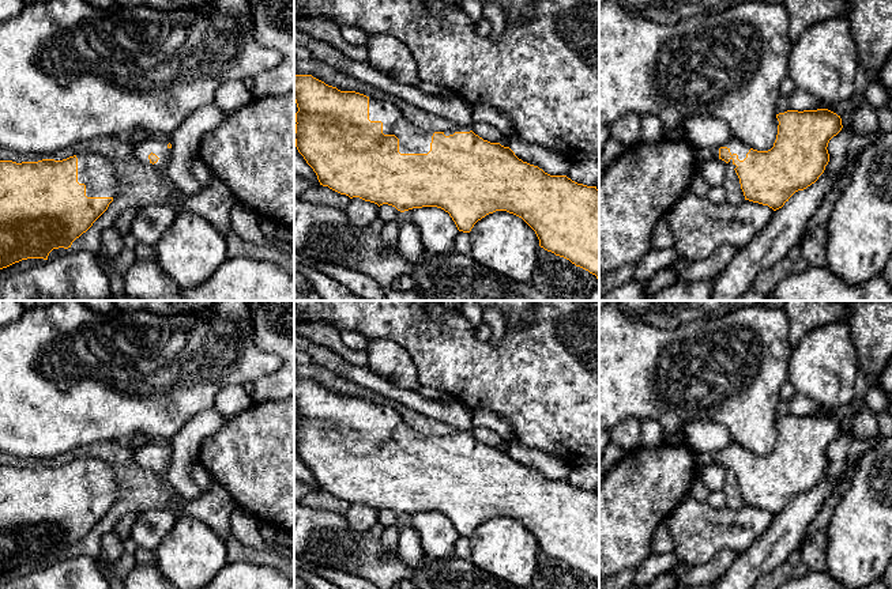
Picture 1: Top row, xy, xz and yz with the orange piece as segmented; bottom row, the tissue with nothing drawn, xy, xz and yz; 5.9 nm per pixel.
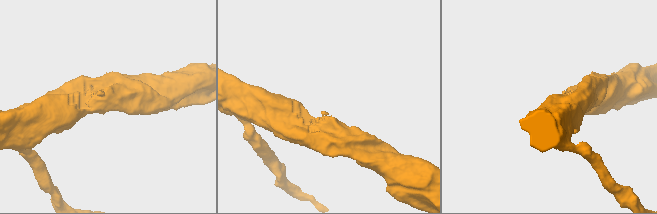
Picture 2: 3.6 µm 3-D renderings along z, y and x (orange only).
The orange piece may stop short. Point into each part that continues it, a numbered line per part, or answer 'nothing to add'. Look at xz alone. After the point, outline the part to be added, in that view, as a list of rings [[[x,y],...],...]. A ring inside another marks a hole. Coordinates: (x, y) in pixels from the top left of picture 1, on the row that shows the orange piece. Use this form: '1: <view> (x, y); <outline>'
1: xz (411, 140); [[[369,98],[369,120],[383,122],[384,135],[399,139],[400,154],[428,154],[433,132],[425,132],[410,124],[391,102]]]

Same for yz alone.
1: yz (736, 146); [[[731,137],[723,147],[727,147],[731,155],[737,154],[739,161],[744,161],[746,158],[746,154],[752,148],[737,137]]]

